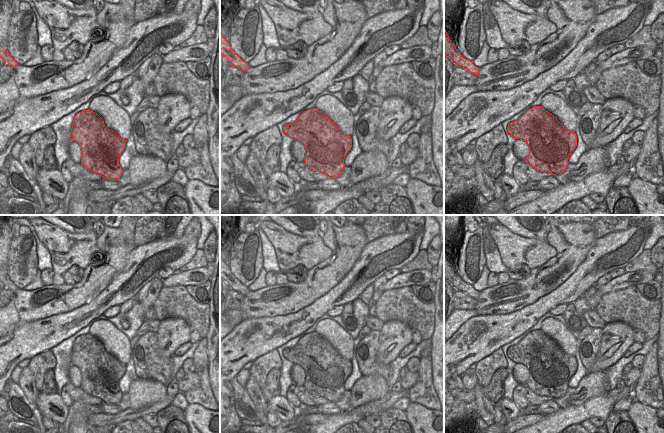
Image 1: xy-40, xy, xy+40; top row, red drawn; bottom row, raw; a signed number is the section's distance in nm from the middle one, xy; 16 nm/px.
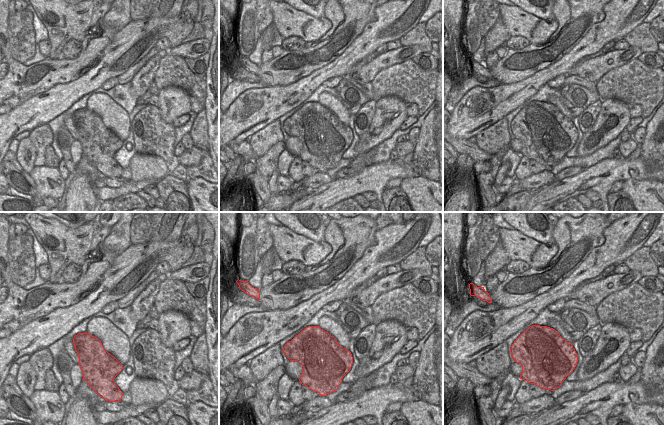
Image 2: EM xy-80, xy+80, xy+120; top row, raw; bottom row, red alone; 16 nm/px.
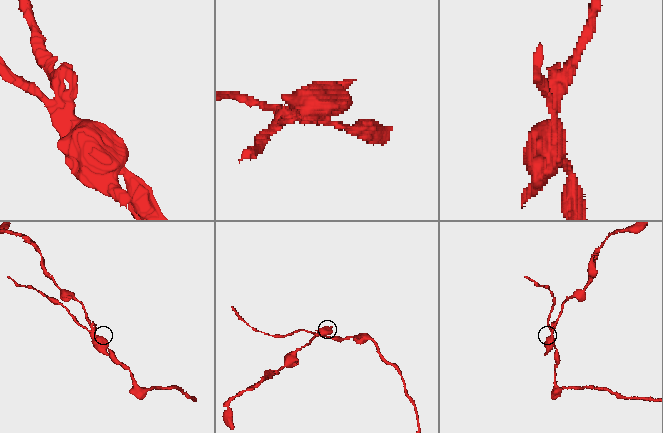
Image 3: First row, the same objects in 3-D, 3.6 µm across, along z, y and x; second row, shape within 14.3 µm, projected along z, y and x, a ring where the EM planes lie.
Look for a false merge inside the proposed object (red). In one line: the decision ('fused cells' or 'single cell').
fused cells

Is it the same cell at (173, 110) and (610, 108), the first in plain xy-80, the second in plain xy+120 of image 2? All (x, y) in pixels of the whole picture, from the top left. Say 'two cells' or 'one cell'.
one cell

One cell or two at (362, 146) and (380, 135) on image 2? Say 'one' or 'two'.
one

